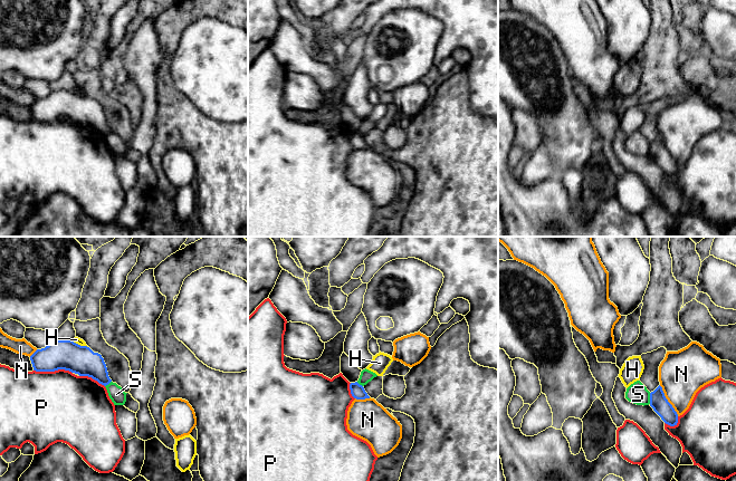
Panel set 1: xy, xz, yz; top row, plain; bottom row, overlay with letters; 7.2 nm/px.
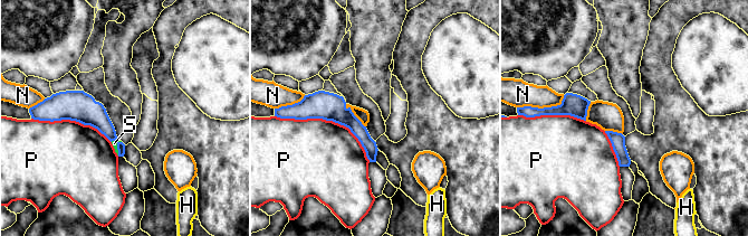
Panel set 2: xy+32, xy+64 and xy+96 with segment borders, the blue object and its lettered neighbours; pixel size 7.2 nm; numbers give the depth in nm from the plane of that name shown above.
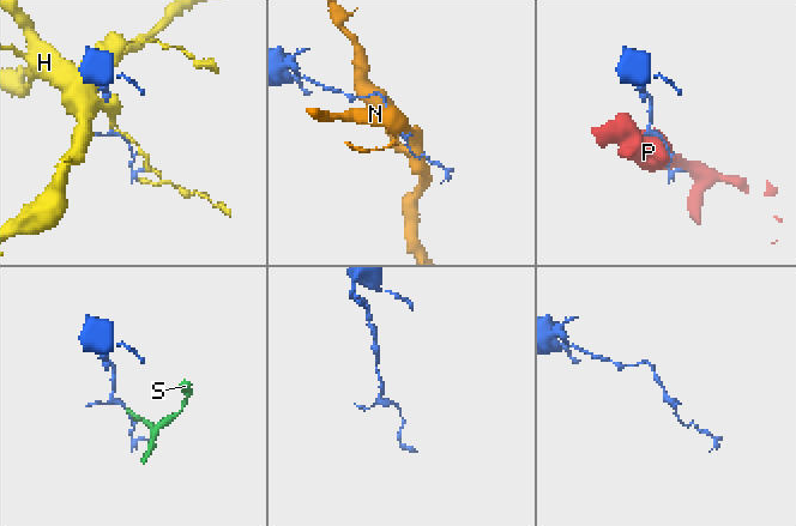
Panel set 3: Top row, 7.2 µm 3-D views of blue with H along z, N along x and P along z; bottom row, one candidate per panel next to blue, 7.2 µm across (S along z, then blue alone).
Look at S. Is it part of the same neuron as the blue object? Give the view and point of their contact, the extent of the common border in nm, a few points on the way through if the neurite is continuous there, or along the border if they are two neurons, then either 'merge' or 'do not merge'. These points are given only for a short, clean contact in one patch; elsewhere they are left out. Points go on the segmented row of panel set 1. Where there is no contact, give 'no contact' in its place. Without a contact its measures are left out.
meets blue in yz at (650, 398); contact 80 nm long; border along yz (649, 393), (650, 403); do not merge

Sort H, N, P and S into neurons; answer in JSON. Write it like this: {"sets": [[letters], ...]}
{"sets": [["H"], ["N"], ["P"], ["S"]]}

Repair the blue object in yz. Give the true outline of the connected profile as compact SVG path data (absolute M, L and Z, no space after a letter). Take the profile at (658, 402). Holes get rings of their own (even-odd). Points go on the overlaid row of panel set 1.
M660 385L650 393L650 406L666 424L670 426L677 425L678 414L666 398L662 387Z

